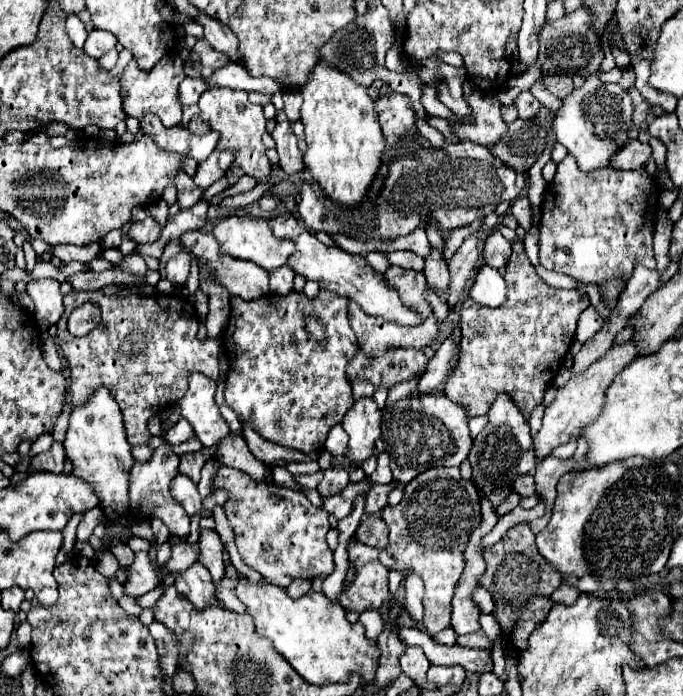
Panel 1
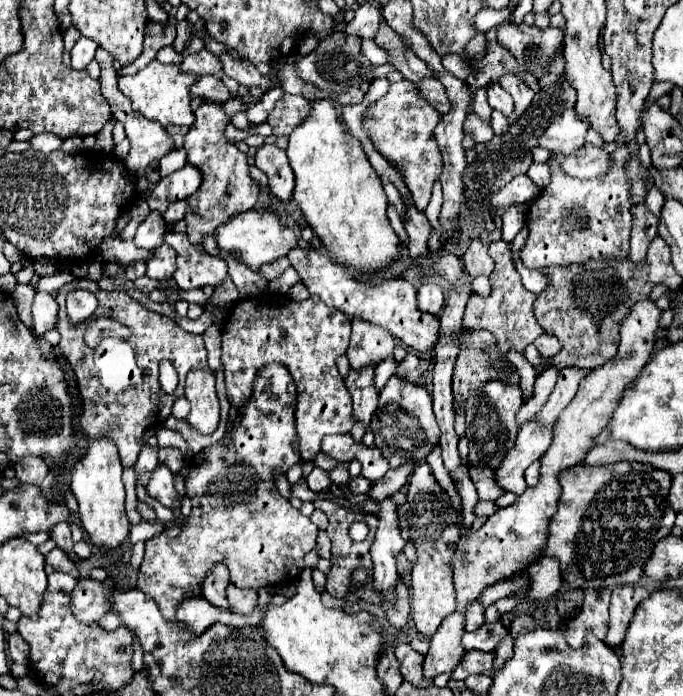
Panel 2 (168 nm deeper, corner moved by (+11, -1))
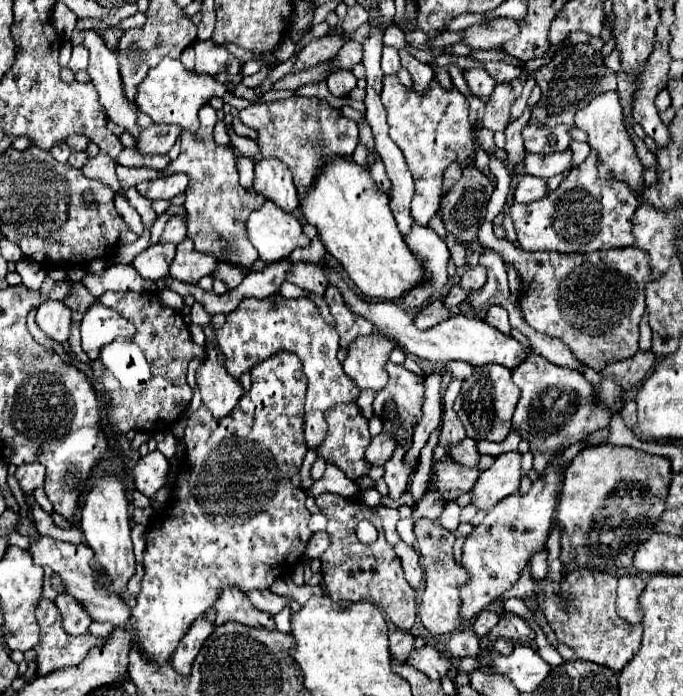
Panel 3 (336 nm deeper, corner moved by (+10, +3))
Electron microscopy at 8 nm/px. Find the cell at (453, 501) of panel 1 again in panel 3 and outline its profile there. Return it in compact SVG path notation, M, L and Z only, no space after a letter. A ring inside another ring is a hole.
M428 518L416 520L414 534L416 534L418 552L420 552L420 558L422 558L420 562L422 562L424 574L426 574L418 616L420 616L420 620L422 620L422 624L426 626L428 632L432 632L436 636L438 634L452 634L460 626L460 616L458 616L460 592L458 592L458 586L462 582L466 582L466 578L468 578L464 568L458 566L456 560L454 560L452 546L454 546L456 536L452 532L448 532L446 528L442 528L436 520L428 520Z

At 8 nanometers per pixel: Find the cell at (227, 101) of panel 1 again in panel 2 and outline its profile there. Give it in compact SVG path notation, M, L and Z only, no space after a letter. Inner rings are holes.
M203 104L195 110L195 124L189 128L185 136L185 152L187 152L187 164L199 168L201 172L201 186L193 196L187 198L187 212L185 212L185 224L187 224L187 238L191 244L201 244L205 236L215 236L217 228L221 224L227 224L231 216L255 208L259 202L261 188L249 178L249 164L247 156L237 150L233 144L225 138L225 122L229 116L223 112L223 104Z

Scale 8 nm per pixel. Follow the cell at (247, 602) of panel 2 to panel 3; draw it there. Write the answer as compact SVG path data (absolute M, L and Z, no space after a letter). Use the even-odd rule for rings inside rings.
M254 590L254 592L248 592L246 596L248 596L250 604L254 604L254 608L268 612L272 616L278 614L290 602L290 598L280 598L280 596L272 594L270 590Z

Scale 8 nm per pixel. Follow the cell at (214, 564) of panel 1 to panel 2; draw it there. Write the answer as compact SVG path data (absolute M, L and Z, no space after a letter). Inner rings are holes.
M217 564L217 568L213 568L213 572L209 572L209 576L205 578L203 598L221 610L229 610L231 606L229 606L227 594L225 594L229 584L231 584L229 582L229 570L225 568L225 564Z

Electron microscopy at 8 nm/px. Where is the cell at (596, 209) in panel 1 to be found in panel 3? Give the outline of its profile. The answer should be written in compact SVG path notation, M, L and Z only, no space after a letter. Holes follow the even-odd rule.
M592 150L588 154L588 158L574 168L568 178L564 178L560 182L560 186L542 200L530 202L530 204L512 204L510 208L510 216L514 220L514 228L518 234L518 242L524 250L528 252L560 252L560 254L574 254L574 252L594 252L594 250L608 250L608 248L626 248L634 244L634 236L632 236L632 220L634 220L634 212L638 208L638 198L632 192L632 188L622 182L616 180L616 176L606 176L602 178L600 172L600 160L598 154Z

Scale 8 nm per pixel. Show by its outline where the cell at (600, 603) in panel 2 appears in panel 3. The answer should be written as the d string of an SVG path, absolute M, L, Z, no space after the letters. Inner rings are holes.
M574 568L564 576L564 580L560 580L560 584L542 580L538 590L542 592L540 608L548 618L550 628L562 644L570 646L578 654L578 658L604 664L614 672L620 672L624 664L640 650L642 626L632 628L622 622L614 608L616 576L594 572L590 568Z

